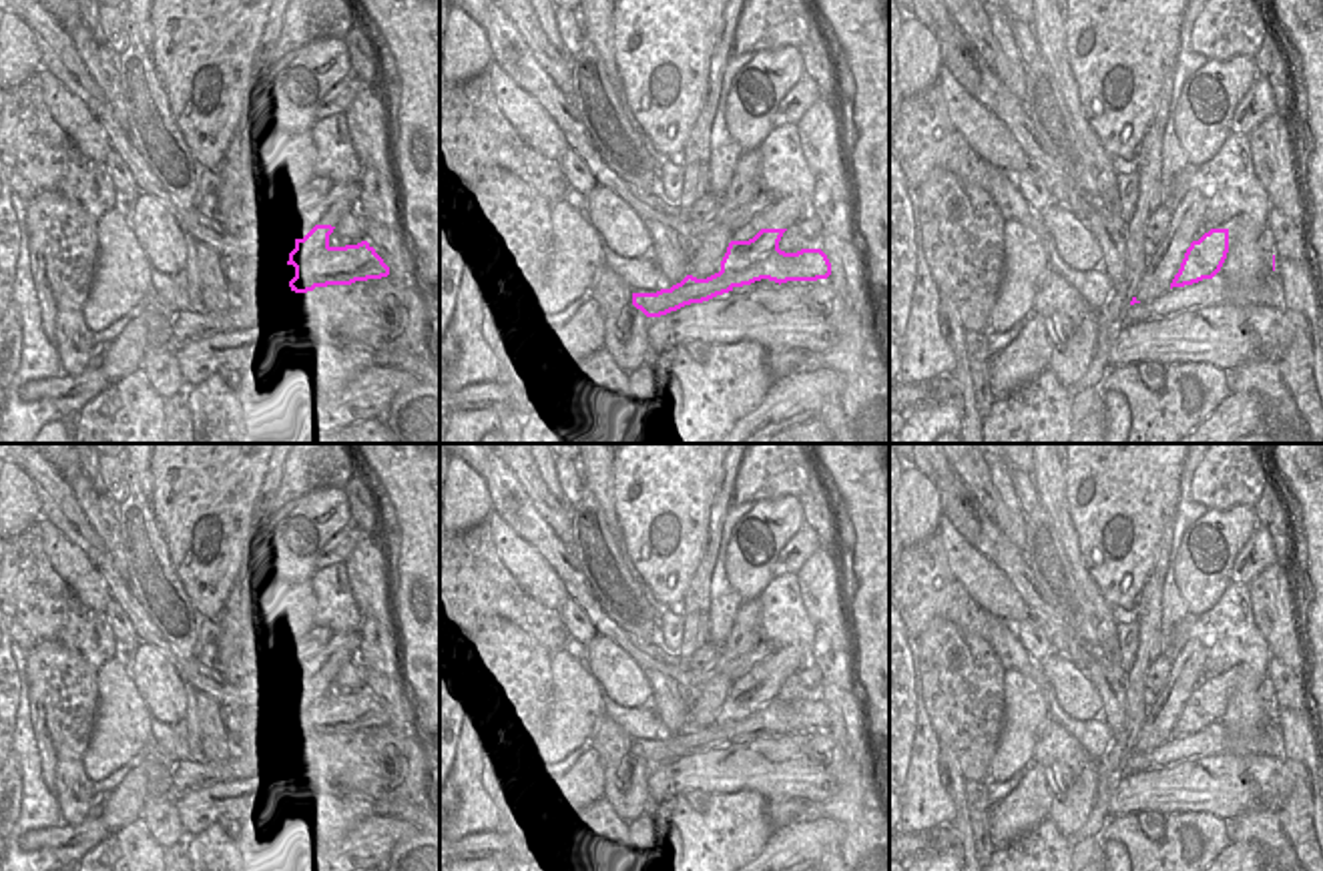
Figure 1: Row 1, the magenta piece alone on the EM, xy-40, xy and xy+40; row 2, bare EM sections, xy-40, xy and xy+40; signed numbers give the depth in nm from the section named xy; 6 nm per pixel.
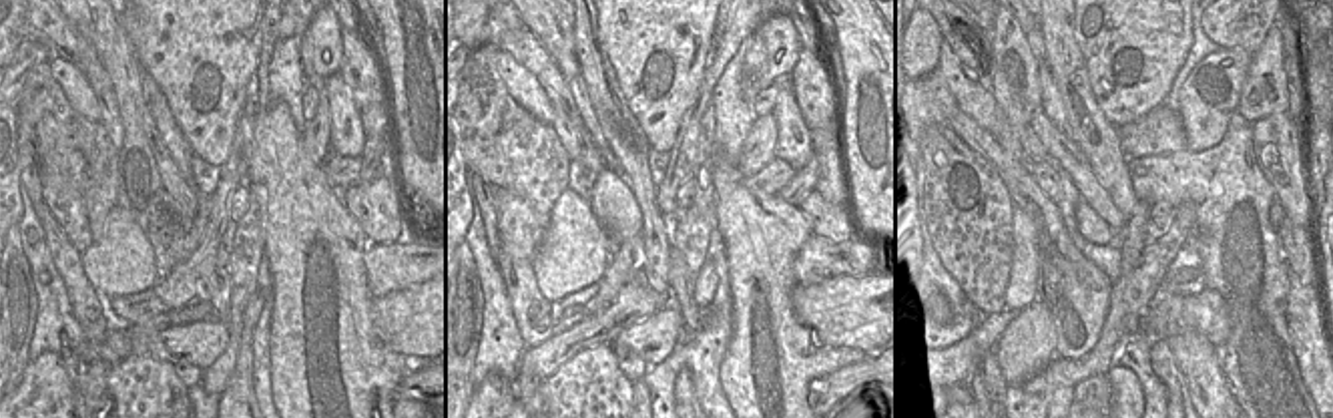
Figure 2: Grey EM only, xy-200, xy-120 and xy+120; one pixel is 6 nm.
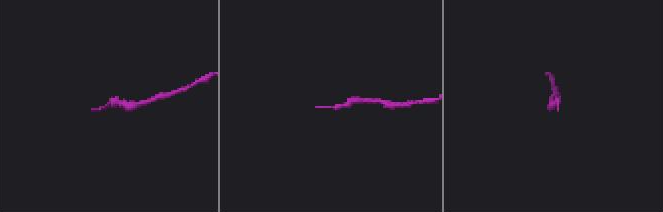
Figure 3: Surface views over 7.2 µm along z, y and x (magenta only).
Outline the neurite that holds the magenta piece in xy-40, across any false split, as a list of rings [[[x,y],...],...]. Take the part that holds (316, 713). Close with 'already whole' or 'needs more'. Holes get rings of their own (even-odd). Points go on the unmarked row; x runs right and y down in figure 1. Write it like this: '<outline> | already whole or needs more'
[[[315,674],[303,688],[295,688],[287,710],[295,716],[295,727],[289,731],[291,741],[307,743],[315,737],[351,735],[389,724],[389,716],[367,690],[331,696],[333,678],[331,674]]] | already whole

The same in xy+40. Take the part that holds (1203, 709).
[[[1211,678],[1199,690],[1193,690],[1184,702],[1178,722],[1174,724],[1172,737],[1184,737],[1203,729],[1213,729],[1229,702],[1229,678]]] | already whole

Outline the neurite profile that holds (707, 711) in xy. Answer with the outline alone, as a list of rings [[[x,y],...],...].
[[[719,672],[713,680],[703,686],[703,692],[691,714],[691,724],[697,729],[707,729],[721,720],[721,710],[737,678]]]

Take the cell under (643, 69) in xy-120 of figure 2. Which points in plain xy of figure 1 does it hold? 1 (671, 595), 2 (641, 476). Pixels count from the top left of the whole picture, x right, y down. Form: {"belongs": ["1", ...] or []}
{"belongs": ["1", "2"]}

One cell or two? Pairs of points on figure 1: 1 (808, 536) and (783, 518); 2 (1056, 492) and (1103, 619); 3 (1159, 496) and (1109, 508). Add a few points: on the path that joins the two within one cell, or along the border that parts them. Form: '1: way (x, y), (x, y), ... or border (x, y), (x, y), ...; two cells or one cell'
1: border (804, 524), (785, 544), (773, 568); two cells
2: way (1063, 524), (1087, 587); one cell
3: way (1147, 496), (1121, 496); one cell

